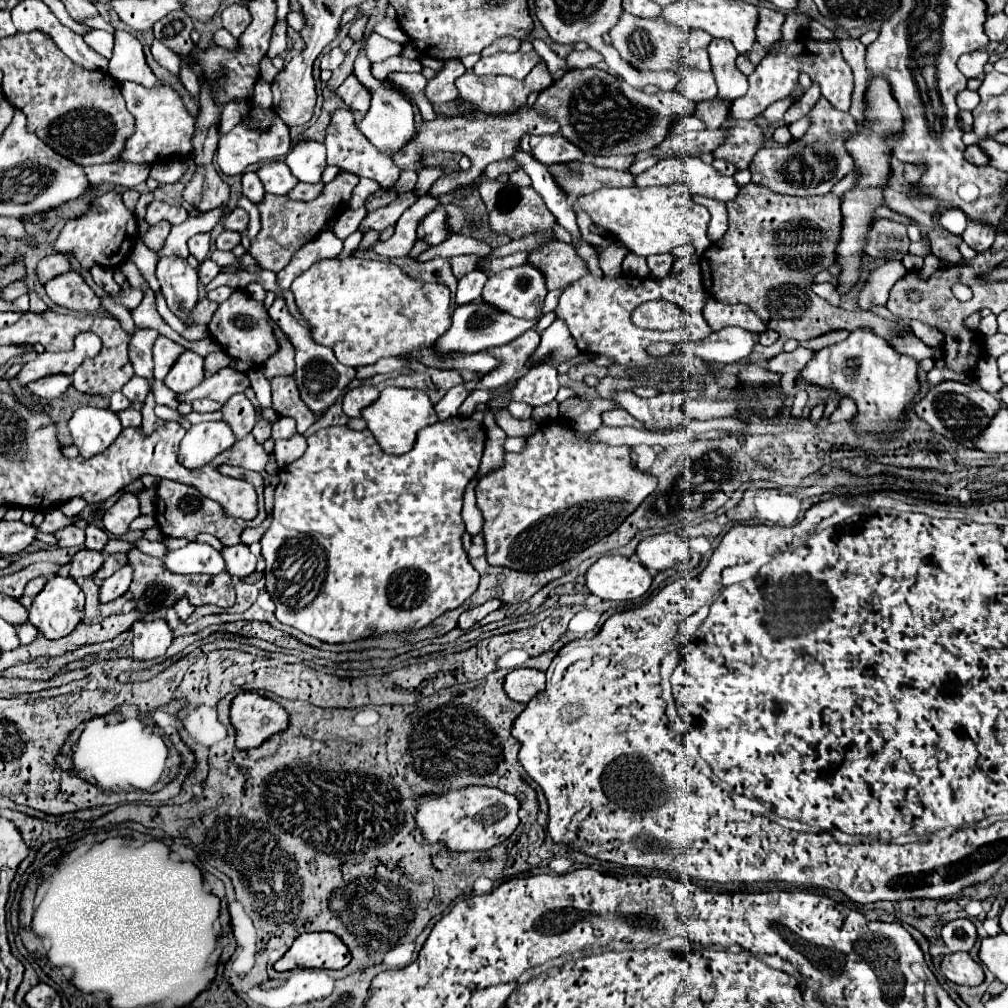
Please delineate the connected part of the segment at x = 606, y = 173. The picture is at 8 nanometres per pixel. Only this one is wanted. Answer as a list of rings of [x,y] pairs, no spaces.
[[[561,163],[549,167],[551,175],[563,187],[567,195],[579,197],[599,187],[631,187],[633,175],[629,171],[615,171],[615,169],[599,169],[591,163]]]

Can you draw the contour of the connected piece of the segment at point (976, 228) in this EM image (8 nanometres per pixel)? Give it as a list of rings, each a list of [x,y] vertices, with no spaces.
[[[967,221],[967,229],[963,233],[963,241],[975,249],[977,253],[983,253],[987,251],[993,241],[995,241],[995,231],[983,223],[977,223],[977,221]]]

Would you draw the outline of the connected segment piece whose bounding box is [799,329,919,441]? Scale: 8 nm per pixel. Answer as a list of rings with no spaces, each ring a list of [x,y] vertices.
[[[857,329],[845,341],[817,351],[807,367],[799,373],[799,377],[809,385],[833,389],[839,397],[853,399],[857,405],[857,413],[851,419],[853,431],[859,435],[875,435],[881,441],[889,441],[901,429],[907,405],[919,393],[917,371],[917,359],[899,355],[871,329]]]

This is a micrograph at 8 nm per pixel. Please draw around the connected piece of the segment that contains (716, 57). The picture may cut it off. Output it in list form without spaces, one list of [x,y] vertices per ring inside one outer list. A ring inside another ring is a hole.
[[[713,39],[707,51],[711,57],[713,75],[719,87],[719,97],[733,101],[743,93],[747,93],[747,77],[735,65],[735,59],[739,53],[735,51],[733,43],[727,39]]]

